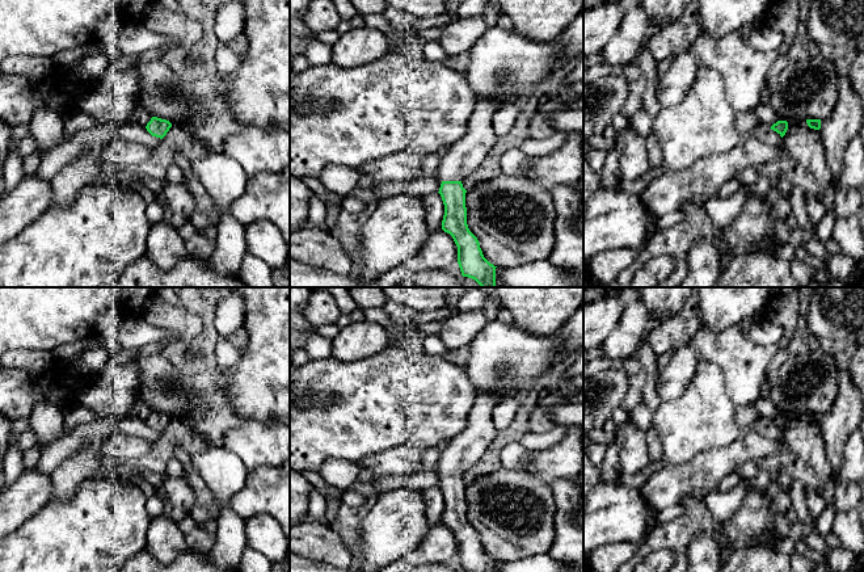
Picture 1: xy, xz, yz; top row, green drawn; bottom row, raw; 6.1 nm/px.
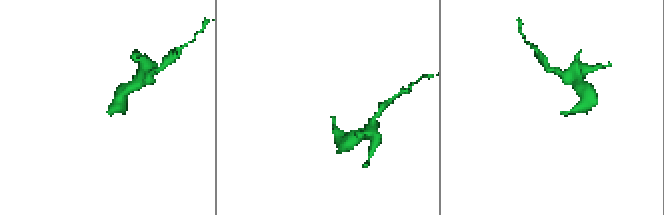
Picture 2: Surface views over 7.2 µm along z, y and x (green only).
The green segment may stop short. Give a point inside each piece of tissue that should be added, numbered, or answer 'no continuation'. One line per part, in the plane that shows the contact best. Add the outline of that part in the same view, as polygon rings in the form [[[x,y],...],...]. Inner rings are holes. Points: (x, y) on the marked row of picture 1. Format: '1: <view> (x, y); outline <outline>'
1: xz (464, 156); outline [[[492,98],[475,102],[467,135],[448,147],[447,155],[442,159],[438,171],[442,181],[464,181],[480,167],[498,140],[492,126],[498,109],[500,105]]]

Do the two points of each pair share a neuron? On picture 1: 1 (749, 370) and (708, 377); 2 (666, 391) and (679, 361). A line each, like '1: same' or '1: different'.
1: different
2: same

